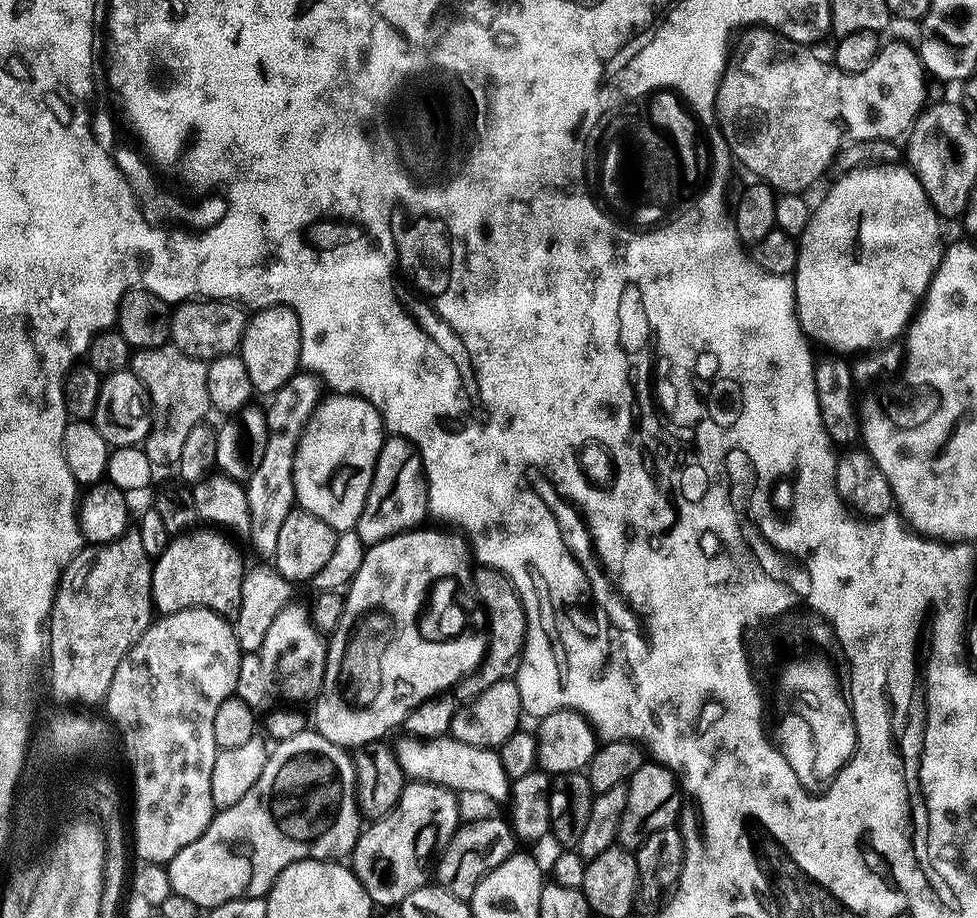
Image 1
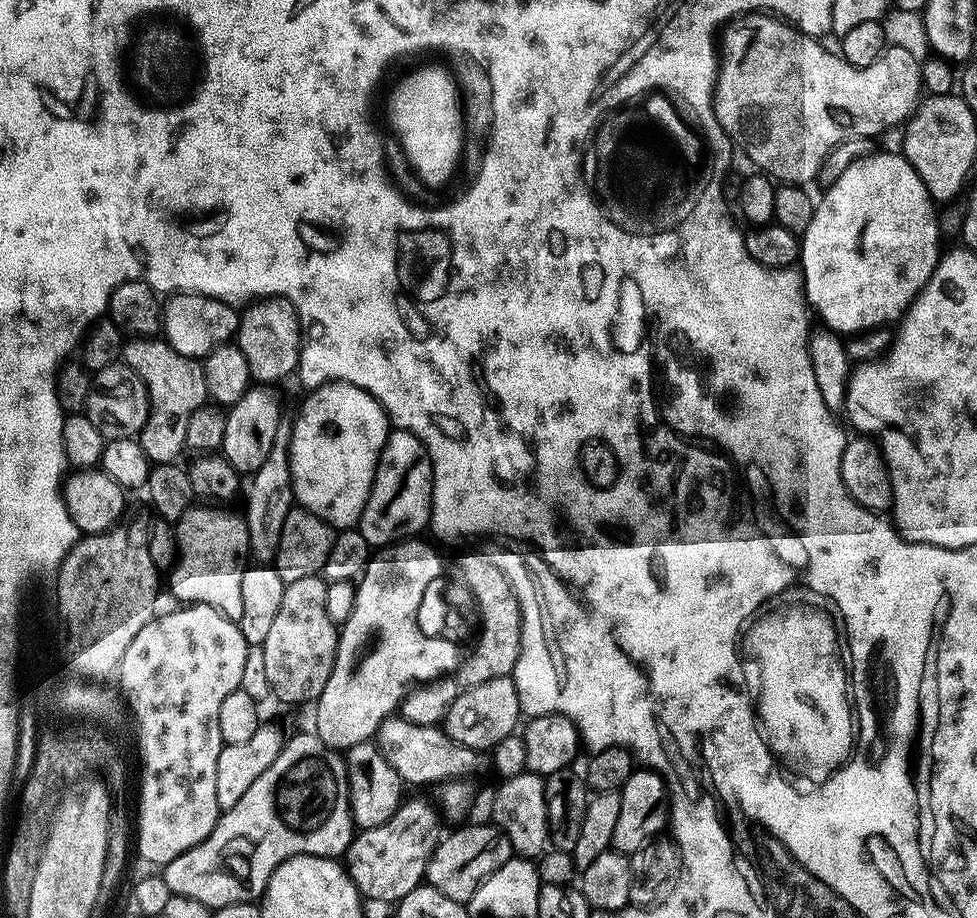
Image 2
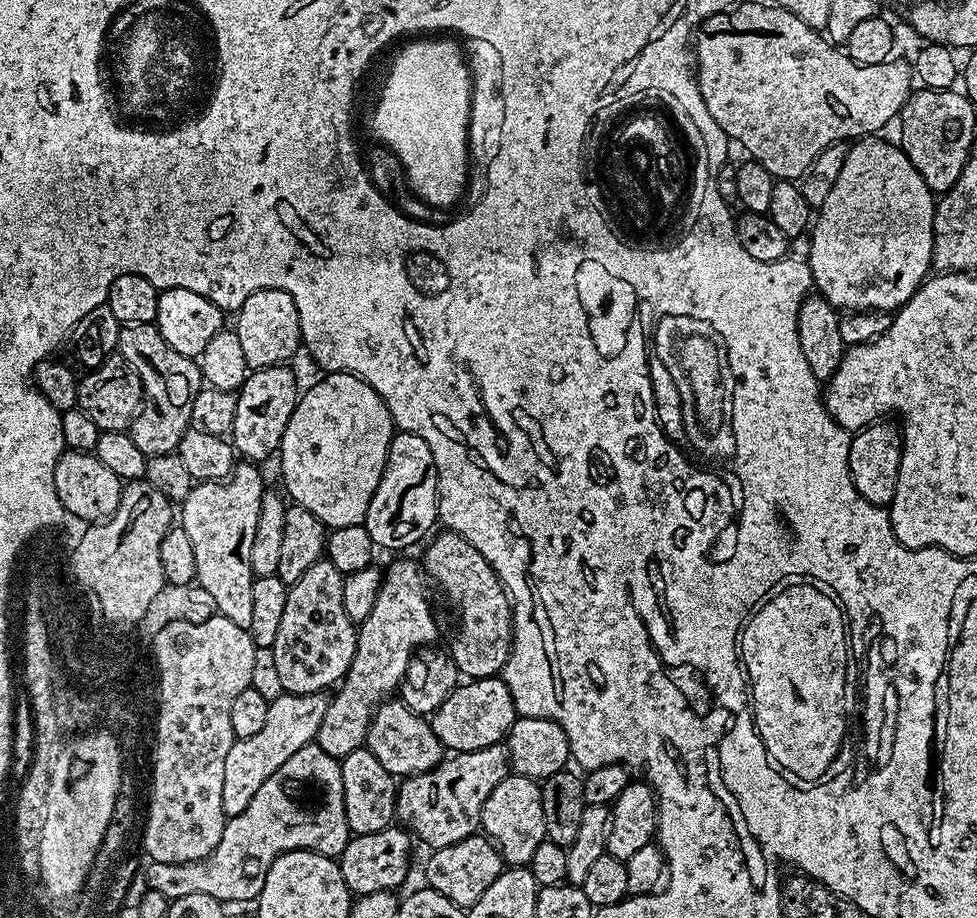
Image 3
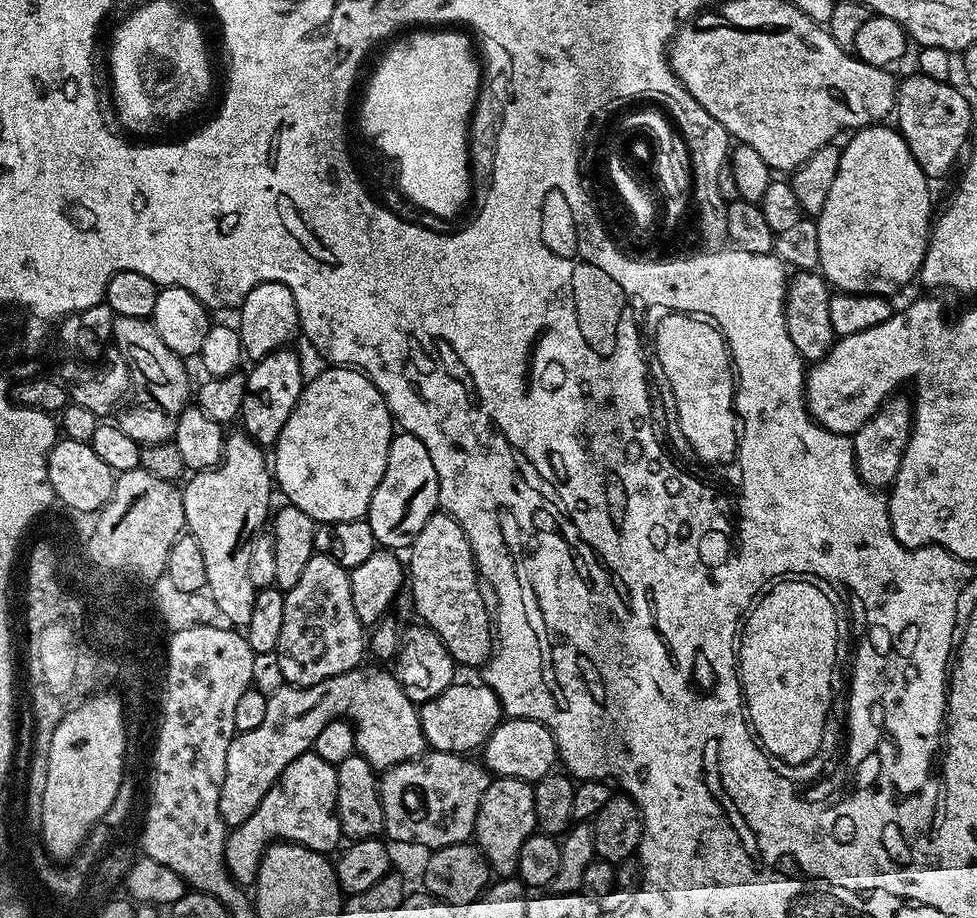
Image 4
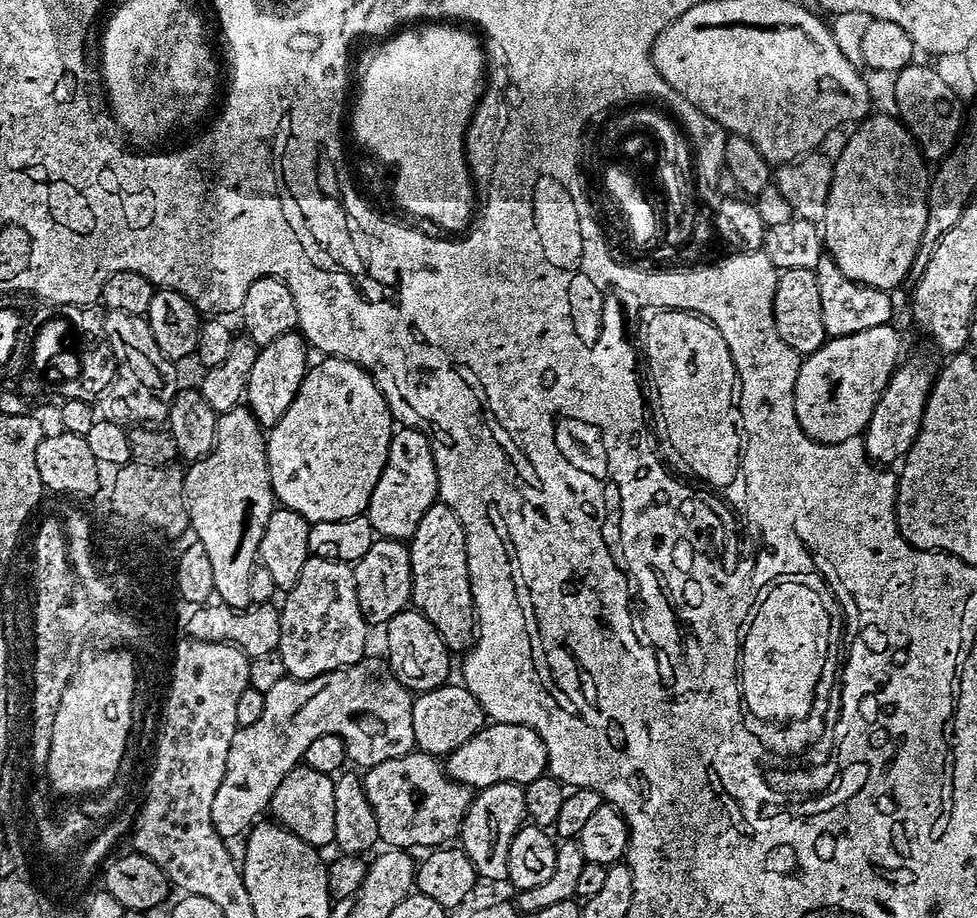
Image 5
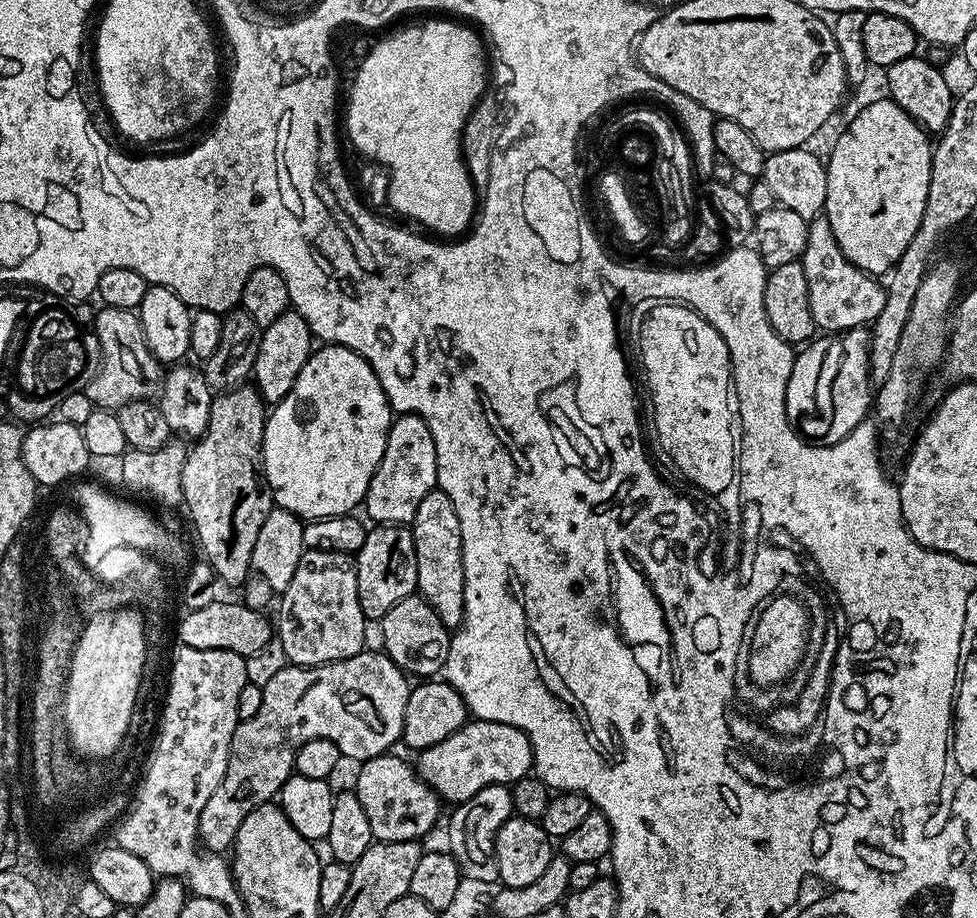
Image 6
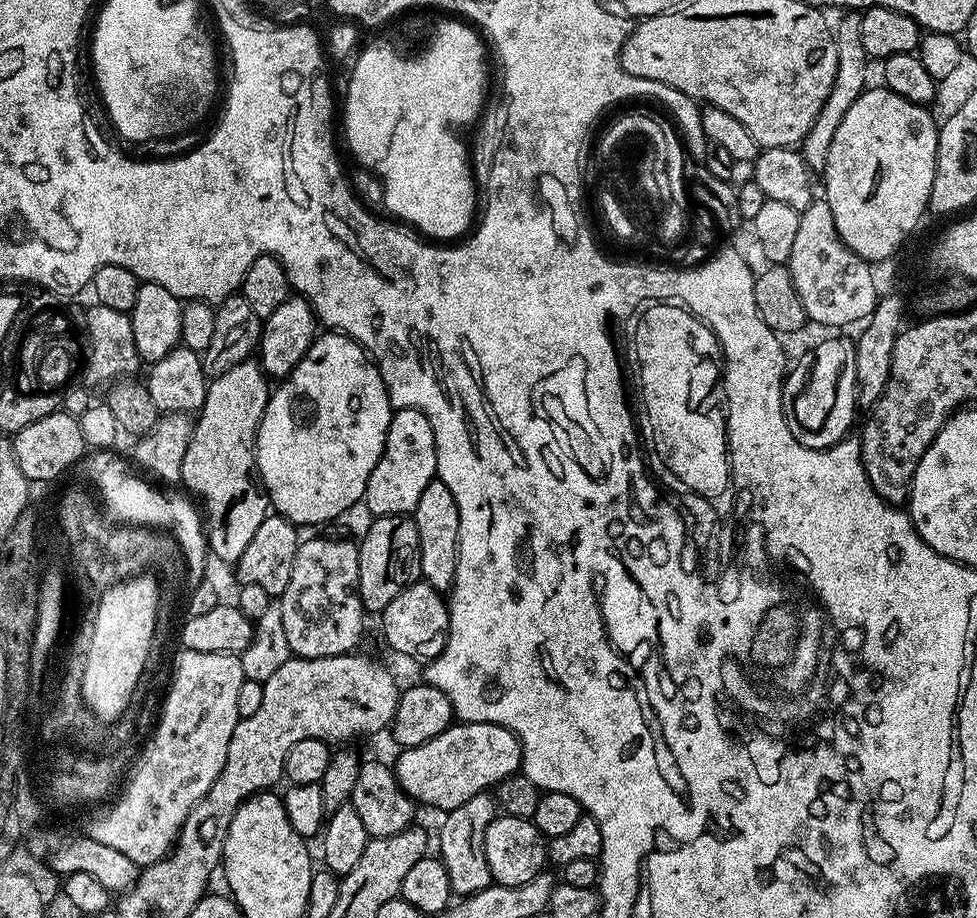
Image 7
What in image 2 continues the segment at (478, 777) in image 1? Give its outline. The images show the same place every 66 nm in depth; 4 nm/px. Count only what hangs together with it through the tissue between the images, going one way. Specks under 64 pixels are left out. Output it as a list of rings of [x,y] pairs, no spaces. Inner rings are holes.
[[[393,714],[382,722],[380,731],[374,737],[381,754],[398,770],[405,785],[434,784],[438,780],[449,781],[459,772],[468,772],[476,764],[477,753],[473,749],[456,744],[443,727],[430,724],[415,724],[399,714]]]

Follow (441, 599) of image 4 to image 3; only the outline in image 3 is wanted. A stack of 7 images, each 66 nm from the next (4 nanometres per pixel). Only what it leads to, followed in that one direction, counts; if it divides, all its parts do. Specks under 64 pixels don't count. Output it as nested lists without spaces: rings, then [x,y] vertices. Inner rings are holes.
[[[437,531],[427,544],[428,549],[422,559],[423,571],[432,575],[433,582],[448,595],[449,602],[460,615],[460,629],[450,649],[454,666],[460,671],[461,677],[468,680],[500,676],[508,655],[512,653],[512,602],[504,591],[504,585],[486,558],[482,558],[482,554],[478,554],[478,550],[474,550],[474,546],[458,533]]]

